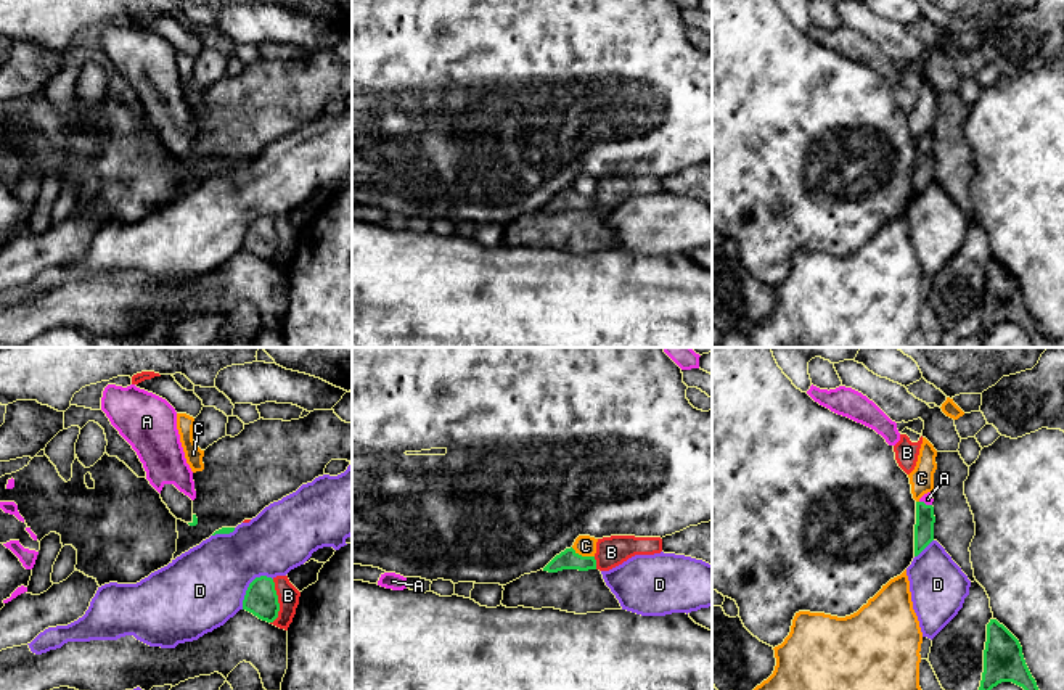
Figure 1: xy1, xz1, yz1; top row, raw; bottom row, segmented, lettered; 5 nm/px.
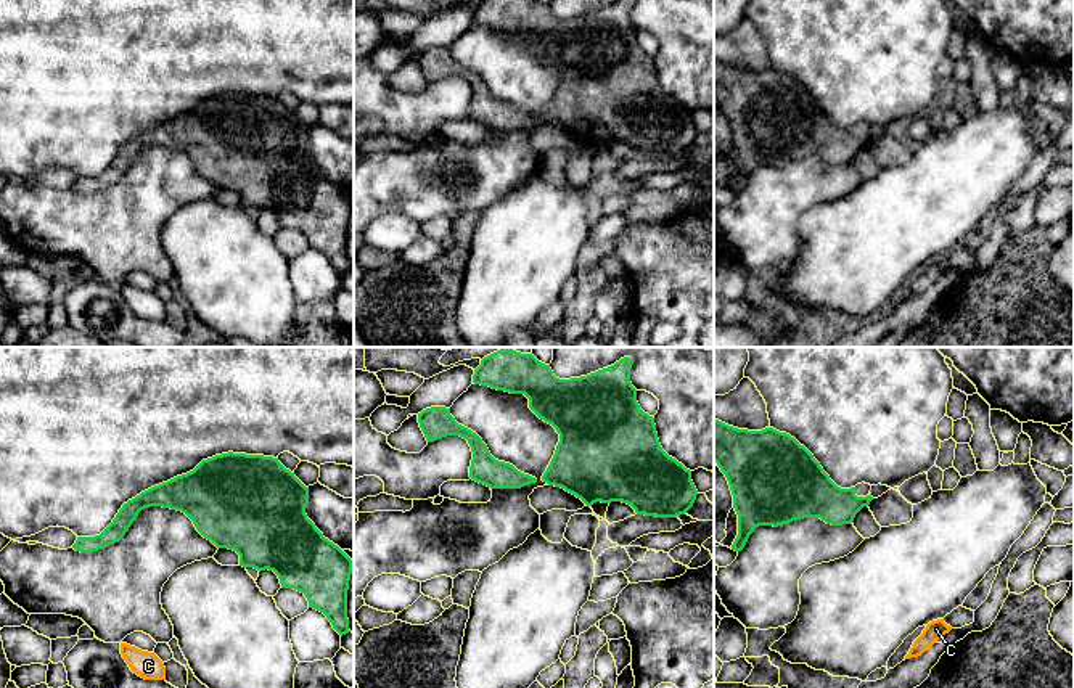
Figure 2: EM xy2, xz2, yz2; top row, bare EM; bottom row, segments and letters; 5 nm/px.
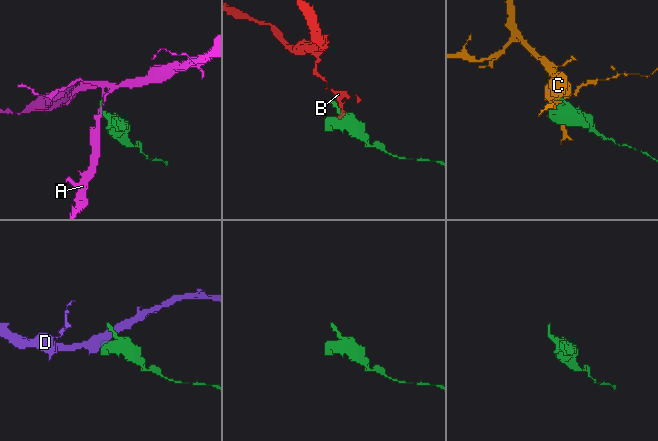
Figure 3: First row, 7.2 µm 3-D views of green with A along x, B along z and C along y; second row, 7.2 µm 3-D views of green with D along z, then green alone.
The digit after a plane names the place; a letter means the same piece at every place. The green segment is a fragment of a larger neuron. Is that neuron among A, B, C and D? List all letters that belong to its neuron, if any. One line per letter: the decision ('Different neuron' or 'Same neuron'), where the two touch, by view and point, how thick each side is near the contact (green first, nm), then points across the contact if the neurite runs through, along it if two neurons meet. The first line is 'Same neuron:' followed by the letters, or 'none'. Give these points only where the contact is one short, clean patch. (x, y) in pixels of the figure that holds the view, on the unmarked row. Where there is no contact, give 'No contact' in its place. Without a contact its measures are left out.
Same neuron: A
A: Same neuron. Touches green at yz1 (924, 143). Thickness 100 nm (green) against 50 nm. Path across: yz1 (924, 153), (924, 143), (928, 139)
B: Different neuron. Touches green at xy1 (277, 242). Thickness 170 nm (green) against 110 nm
C: Different neuron. Touches green at xz1 (581, 195). Thickness 100 nm (green) against 110 nm
D: Different neuron. Touches green at xy1 (249, 225). Thickness 170 nm (green) against 400 nm

